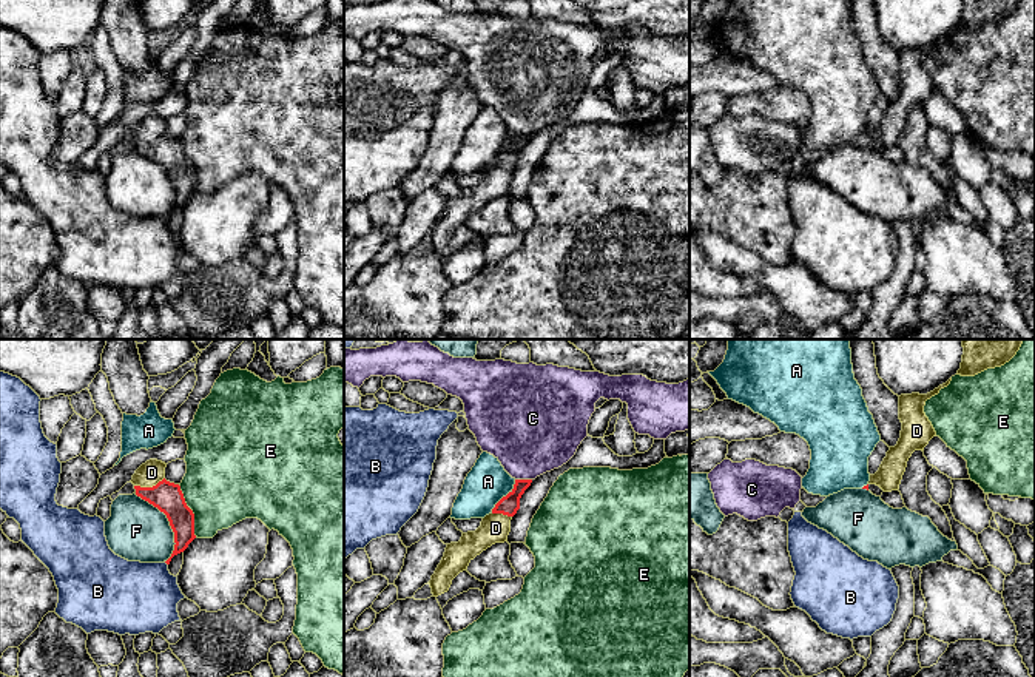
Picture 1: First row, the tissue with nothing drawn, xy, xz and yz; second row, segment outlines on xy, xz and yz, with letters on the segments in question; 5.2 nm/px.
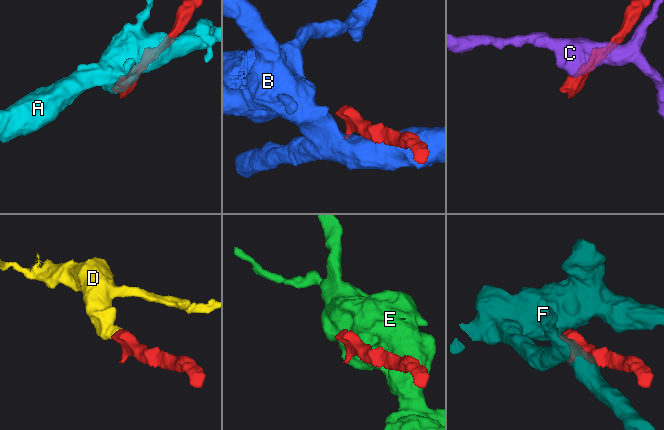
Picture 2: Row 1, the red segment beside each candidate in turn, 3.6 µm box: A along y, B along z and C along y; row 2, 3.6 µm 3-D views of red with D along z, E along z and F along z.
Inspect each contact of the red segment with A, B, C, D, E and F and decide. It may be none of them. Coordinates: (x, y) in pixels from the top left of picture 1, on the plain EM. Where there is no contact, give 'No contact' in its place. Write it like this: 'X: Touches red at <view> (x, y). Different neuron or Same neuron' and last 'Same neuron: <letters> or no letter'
A: Touches red at xz (503, 151). Different neuron
B: No contact. Different neuron
C: Touches red at xz (523, 134). Different neuron
D: Touches red at xy (148, 142). Same neuron
E: Touches red at xy (192, 165). Different neuron
F: Touches red at xy (170, 178). Different neuron
Same neuron: D

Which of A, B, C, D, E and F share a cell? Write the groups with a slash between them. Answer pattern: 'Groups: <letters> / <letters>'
Groups: A / B / C / D / E / F

